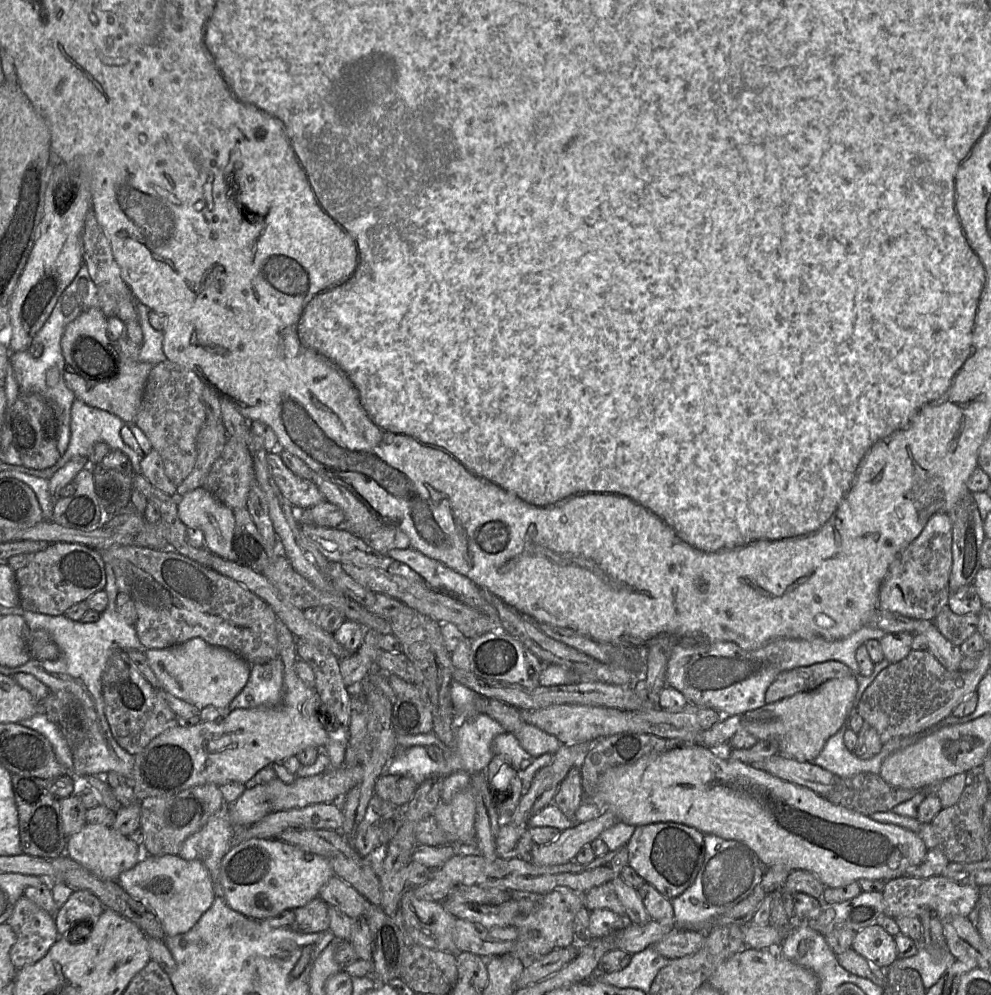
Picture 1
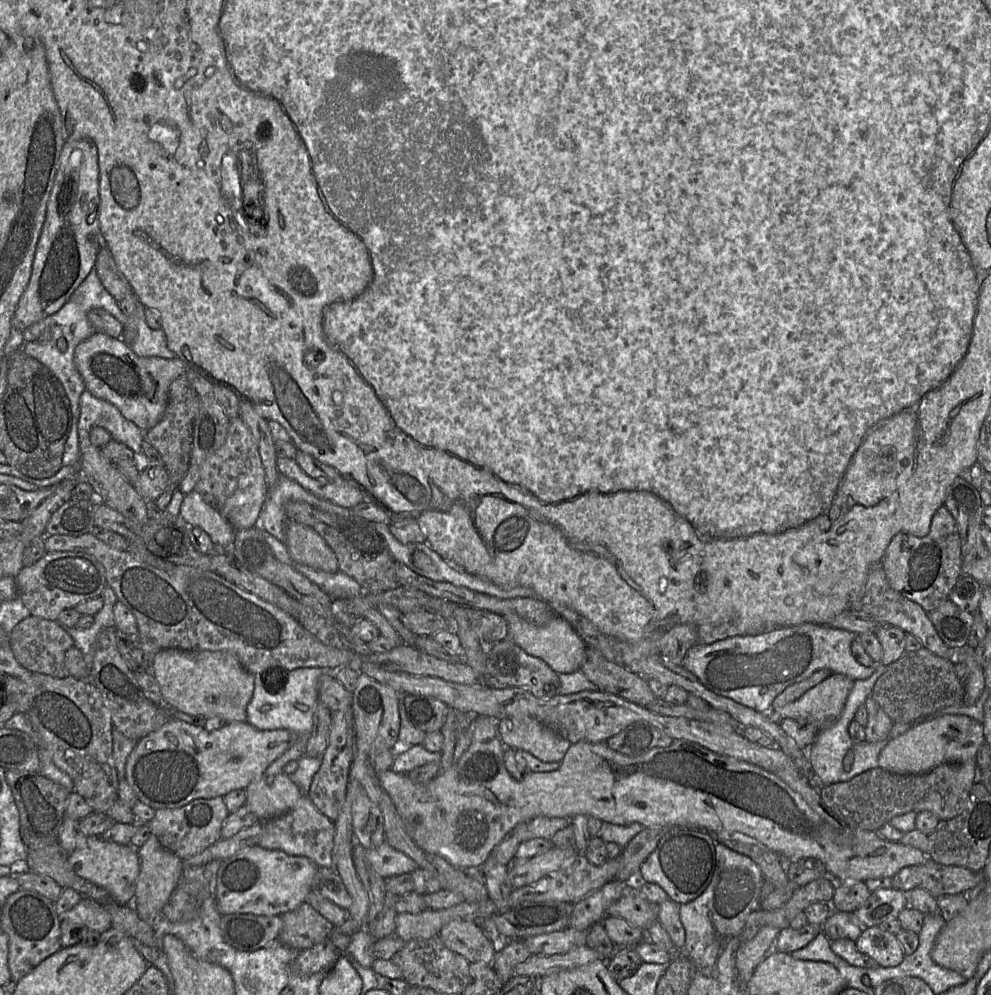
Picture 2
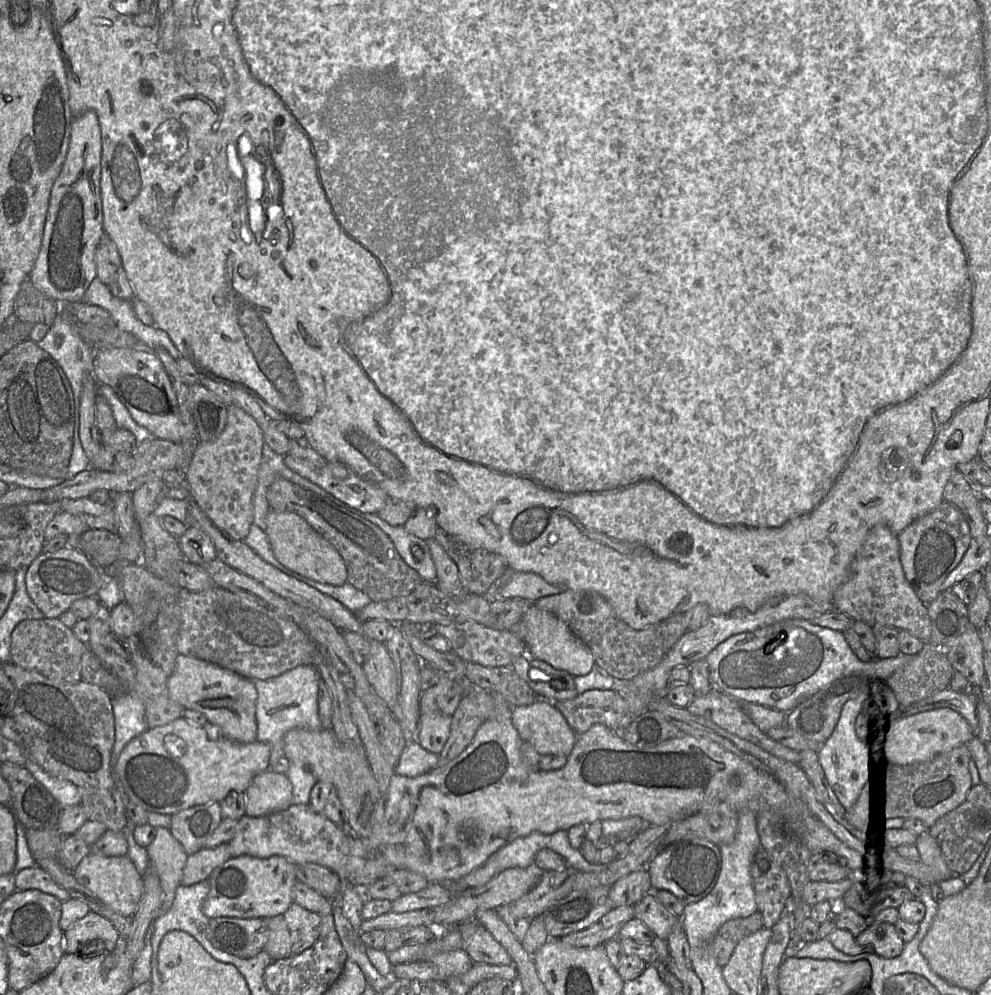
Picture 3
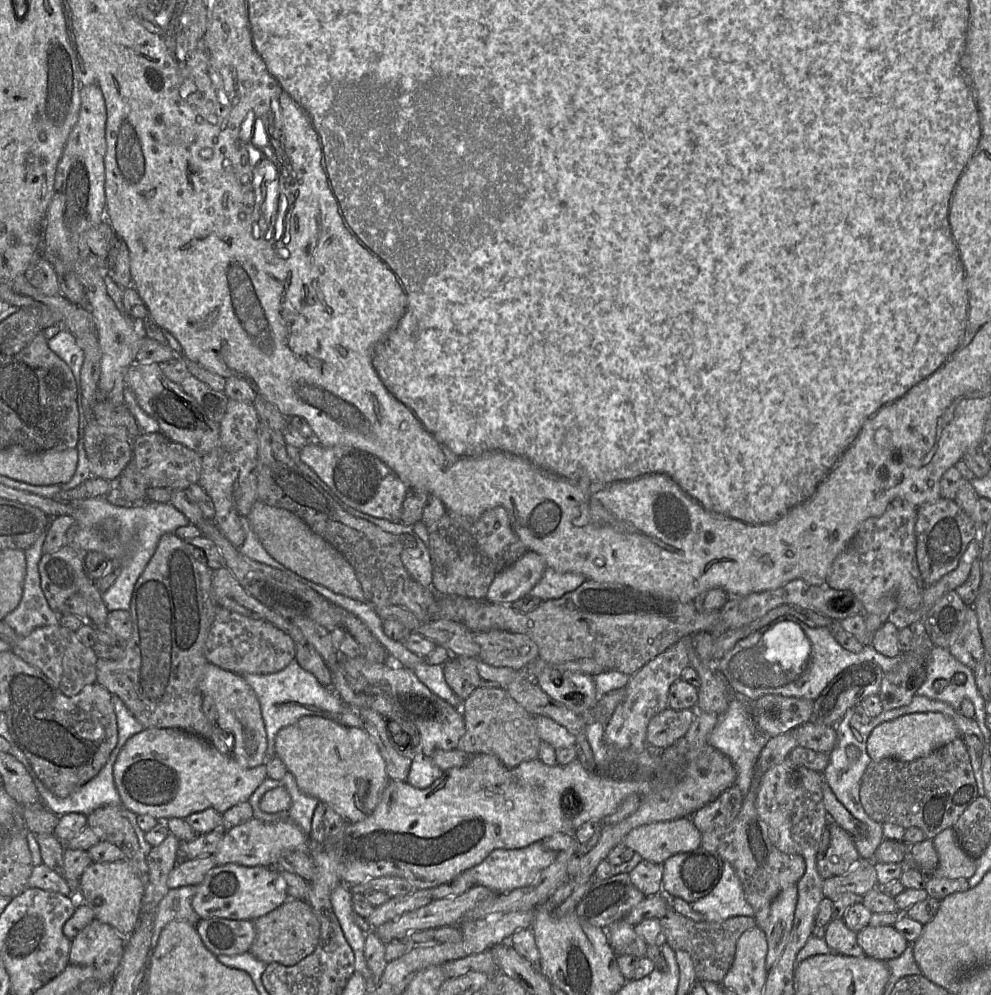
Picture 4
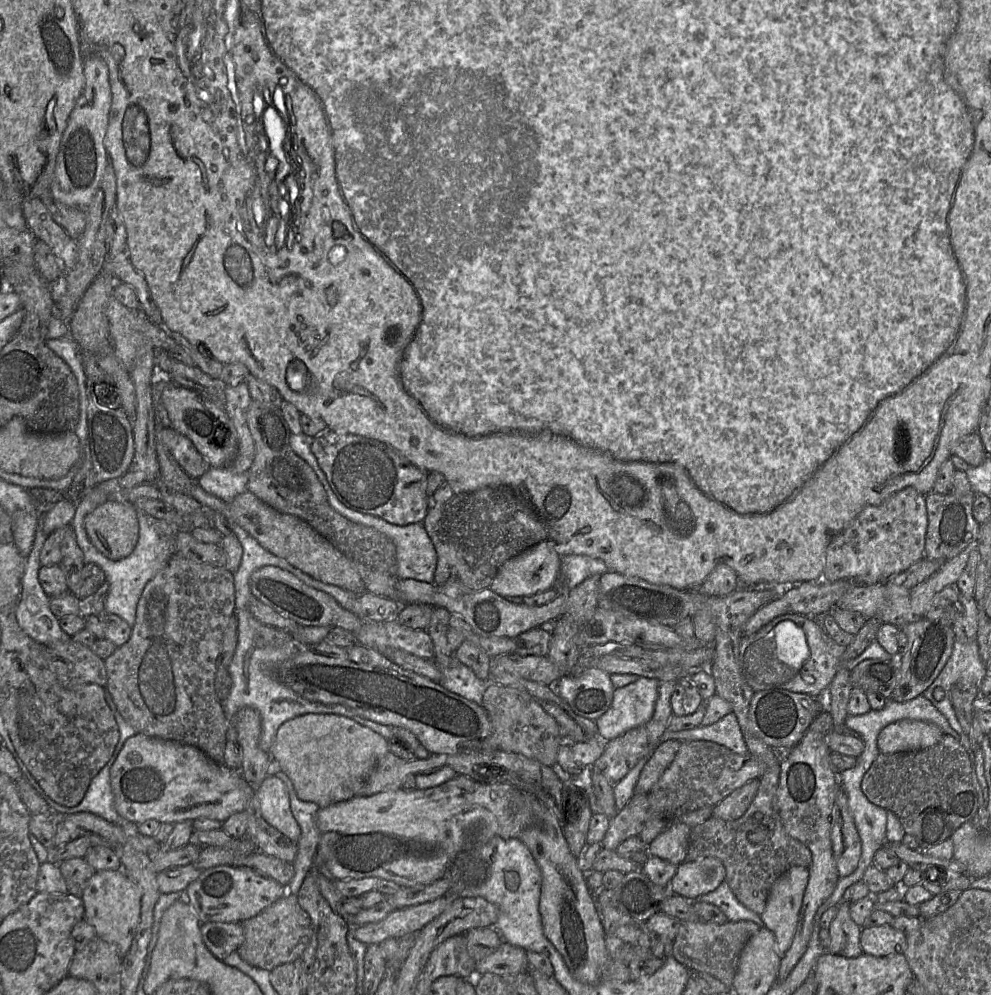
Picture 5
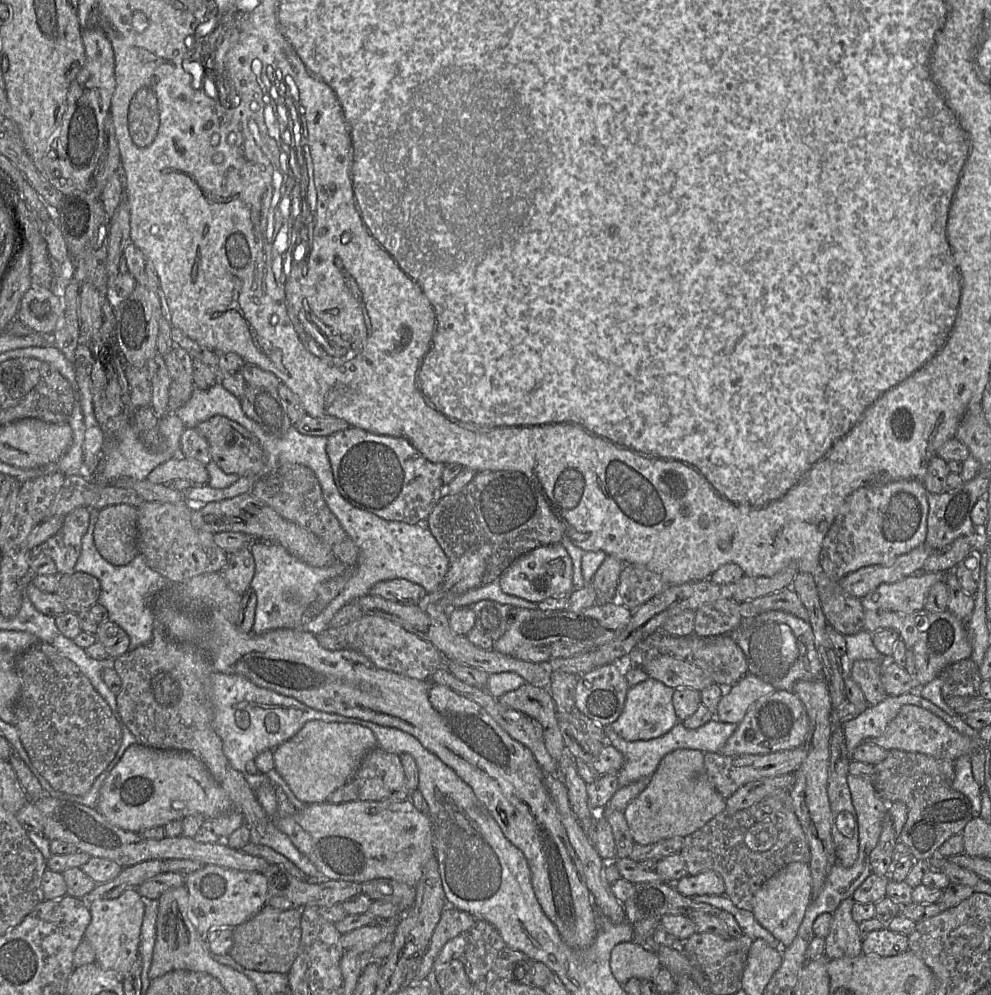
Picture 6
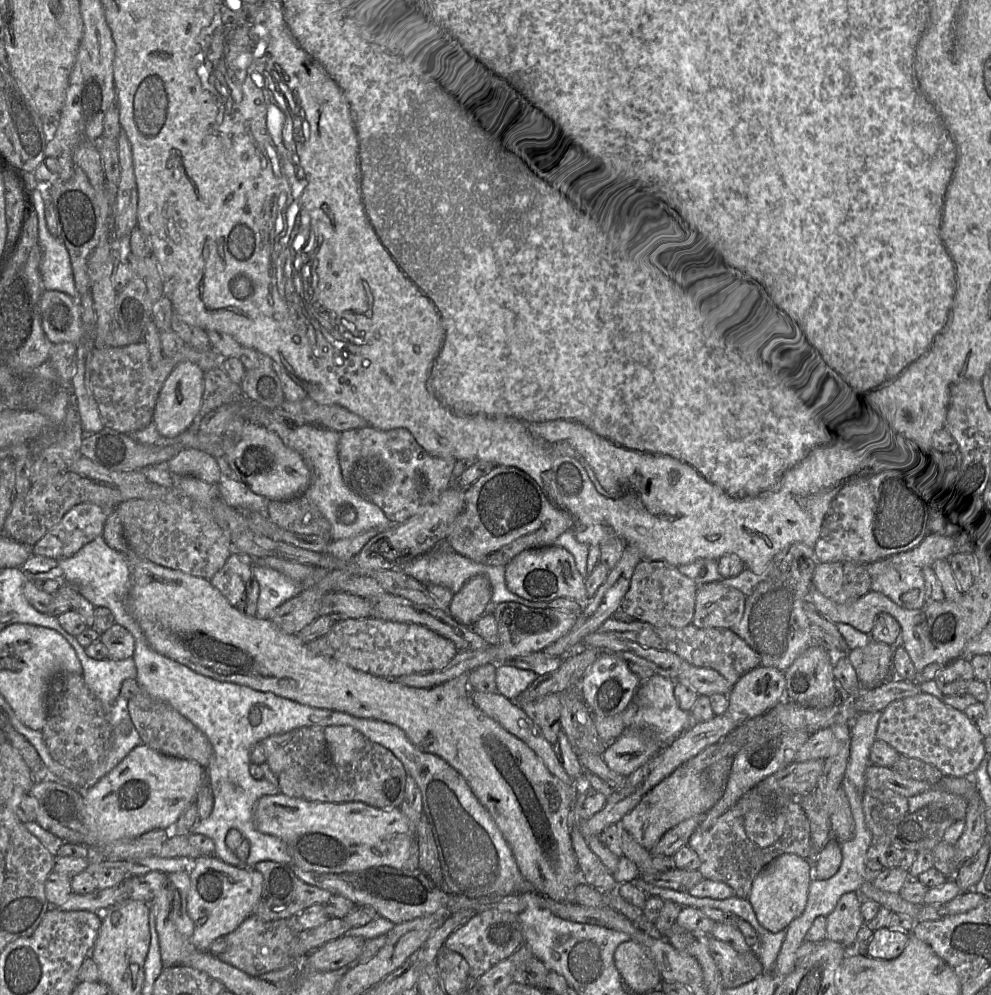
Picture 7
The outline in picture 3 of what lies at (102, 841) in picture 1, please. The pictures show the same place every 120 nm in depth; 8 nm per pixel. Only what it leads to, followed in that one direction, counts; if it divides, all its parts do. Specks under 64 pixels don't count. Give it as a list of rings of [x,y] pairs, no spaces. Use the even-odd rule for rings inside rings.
[[[89,853],[74,869],[77,881],[88,888],[104,904],[124,916],[134,916],[143,895],[143,876],[126,856],[106,857]]]

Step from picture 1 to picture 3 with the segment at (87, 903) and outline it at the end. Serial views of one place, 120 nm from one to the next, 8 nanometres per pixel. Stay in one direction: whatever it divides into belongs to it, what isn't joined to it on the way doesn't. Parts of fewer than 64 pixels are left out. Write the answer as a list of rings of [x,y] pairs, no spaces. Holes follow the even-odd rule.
[[[90,911],[64,932],[64,953],[83,953],[83,957],[100,956],[104,951],[116,950],[121,940],[110,920]]]

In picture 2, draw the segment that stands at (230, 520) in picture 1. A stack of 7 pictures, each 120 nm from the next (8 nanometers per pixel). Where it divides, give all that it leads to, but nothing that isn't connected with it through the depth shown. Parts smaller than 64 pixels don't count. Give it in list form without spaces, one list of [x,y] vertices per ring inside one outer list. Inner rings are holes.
[[[193,490],[184,497],[180,515],[188,525],[200,527],[208,534],[215,550],[223,551],[232,546],[234,528],[216,509],[207,504],[198,492]]]

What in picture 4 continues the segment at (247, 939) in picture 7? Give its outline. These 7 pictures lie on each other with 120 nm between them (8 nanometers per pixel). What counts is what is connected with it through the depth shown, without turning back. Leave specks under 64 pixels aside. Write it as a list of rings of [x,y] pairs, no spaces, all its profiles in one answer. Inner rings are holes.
[[[289,898],[253,922],[256,935],[249,952],[267,965],[273,962],[284,966],[296,965],[315,950],[319,941],[320,922],[305,900]]]

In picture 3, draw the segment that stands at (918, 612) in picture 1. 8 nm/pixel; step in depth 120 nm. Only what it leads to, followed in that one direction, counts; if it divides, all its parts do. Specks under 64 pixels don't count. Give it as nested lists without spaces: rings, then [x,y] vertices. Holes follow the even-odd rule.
[[[943,501],[938,507],[908,525],[898,535],[898,540],[905,577],[919,599],[928,605],[942,592],[944,580],[960,563],[972,537],[962,511]]]

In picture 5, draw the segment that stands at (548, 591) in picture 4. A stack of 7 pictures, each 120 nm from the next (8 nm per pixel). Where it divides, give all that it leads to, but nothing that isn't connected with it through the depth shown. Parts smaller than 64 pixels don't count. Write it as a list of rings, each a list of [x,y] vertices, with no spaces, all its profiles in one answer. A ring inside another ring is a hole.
[[[569,555],[562,557],[560,579],[556,585],[559,589],[561,578],[565,577],[565,590],[569,591],[576,588],[589,577],[608,571],[604,561],[586,555]]]

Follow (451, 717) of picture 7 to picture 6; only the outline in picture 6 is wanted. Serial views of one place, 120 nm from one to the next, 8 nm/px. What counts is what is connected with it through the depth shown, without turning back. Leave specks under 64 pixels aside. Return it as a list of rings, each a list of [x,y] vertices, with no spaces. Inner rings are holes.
[[[213,611],[205,616],[198,616],[187,612],[180,612],[174,615],[172,620],[166,627],[167,635],[170,639],[179,642],[194,644],[201,647],[208,655],[214,671],[224,674],[234,674],[244,677],[258,687],[266,688],[280,695],[294,698],[298,702],[307,707],[326,713],[341,715],[348,718],[356,718],[363,721],[371,722],[384,727],[397,728],[413,737],[415,737],[421,745],[436,755],[443,763],[456,772],[456,774],[469,785],[475,793],[478,800],[485,805],[504,836],[518,849],[520,849],[527,859],[530,871],[531,881],[535,896],[546,916],[557,928],[561,939],[572,948],[585,948],[589,946],[595,939],[597,933],[597,915],[591,906],[591,895],[586,885],[582,864],[572,848],[566,830],[561,822],[556,805],[552,800],[545,784],[544,772],[536,761],[531,750],[511,738],[511,736],[492,718],[482,707],[468,698],[457,694],[452,689],[444,685],[431,684],[428,681],[415,680],[406,676],[377,668],[367,657],[353,650],[328,651],[322,648],[317,637],[309,632],[301,629],[274,629],[260,635],[251,632],[244,633],[238,630],[234,623],[230,622],[221,611]]]

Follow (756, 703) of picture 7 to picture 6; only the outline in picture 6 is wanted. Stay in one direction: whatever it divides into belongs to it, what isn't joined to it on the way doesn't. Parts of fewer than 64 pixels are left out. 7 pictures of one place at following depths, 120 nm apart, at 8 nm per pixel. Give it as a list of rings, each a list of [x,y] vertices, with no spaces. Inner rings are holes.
[[[746,673],[734,685],[725,689],[713,718],[738,724],[756,700],[775,690],[771,684]]]

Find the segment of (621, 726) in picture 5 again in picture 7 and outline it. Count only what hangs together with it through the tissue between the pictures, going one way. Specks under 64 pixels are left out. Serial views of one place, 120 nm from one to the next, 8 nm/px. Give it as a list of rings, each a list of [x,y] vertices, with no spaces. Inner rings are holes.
[[[655,673],[650,678],[641,681],[633,705],[637,710],[632,719],[632,726],[651,732],[662,746],[670,745],[674,740],[692,727],[694,721],[690,712],[682,710],[674,696],[675,681]]]

